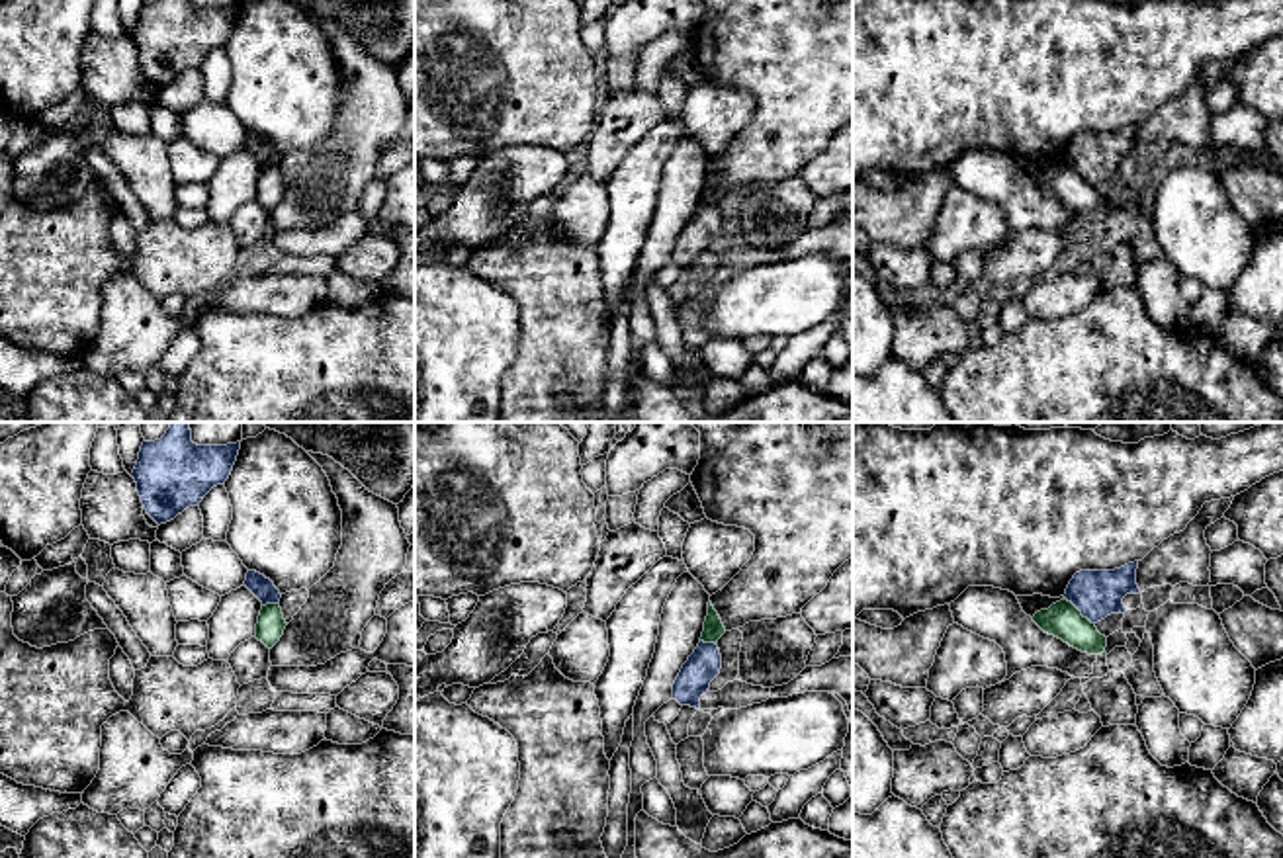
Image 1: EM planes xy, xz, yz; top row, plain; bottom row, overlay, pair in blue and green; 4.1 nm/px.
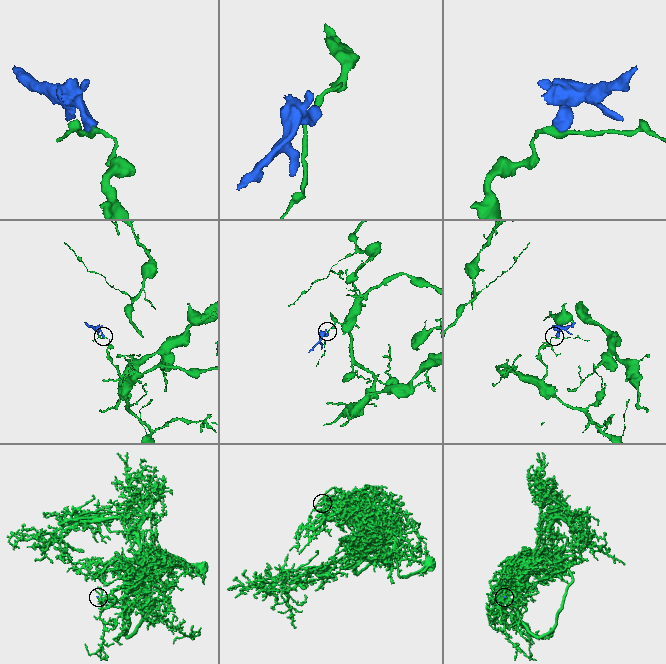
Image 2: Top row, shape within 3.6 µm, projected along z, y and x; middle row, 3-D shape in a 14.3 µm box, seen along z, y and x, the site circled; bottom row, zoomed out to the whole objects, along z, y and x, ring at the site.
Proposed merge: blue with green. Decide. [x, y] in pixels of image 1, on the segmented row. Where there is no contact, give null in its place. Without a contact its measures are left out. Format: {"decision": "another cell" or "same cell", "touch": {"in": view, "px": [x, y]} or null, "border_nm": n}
{"decision": "another cell", "touch": {"in": "yz", "px": [1080, 610]}, "border_nm": 160}

